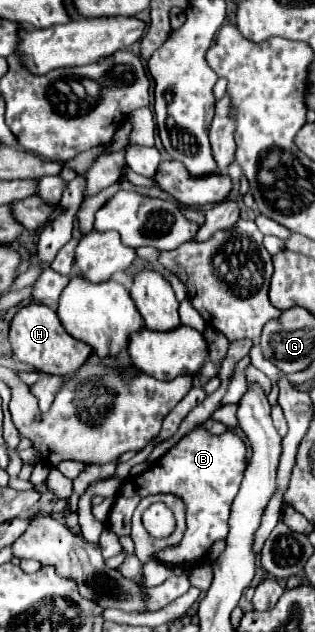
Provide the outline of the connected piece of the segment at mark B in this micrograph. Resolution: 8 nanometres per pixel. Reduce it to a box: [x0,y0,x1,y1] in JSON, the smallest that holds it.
[107,429,247,567]

